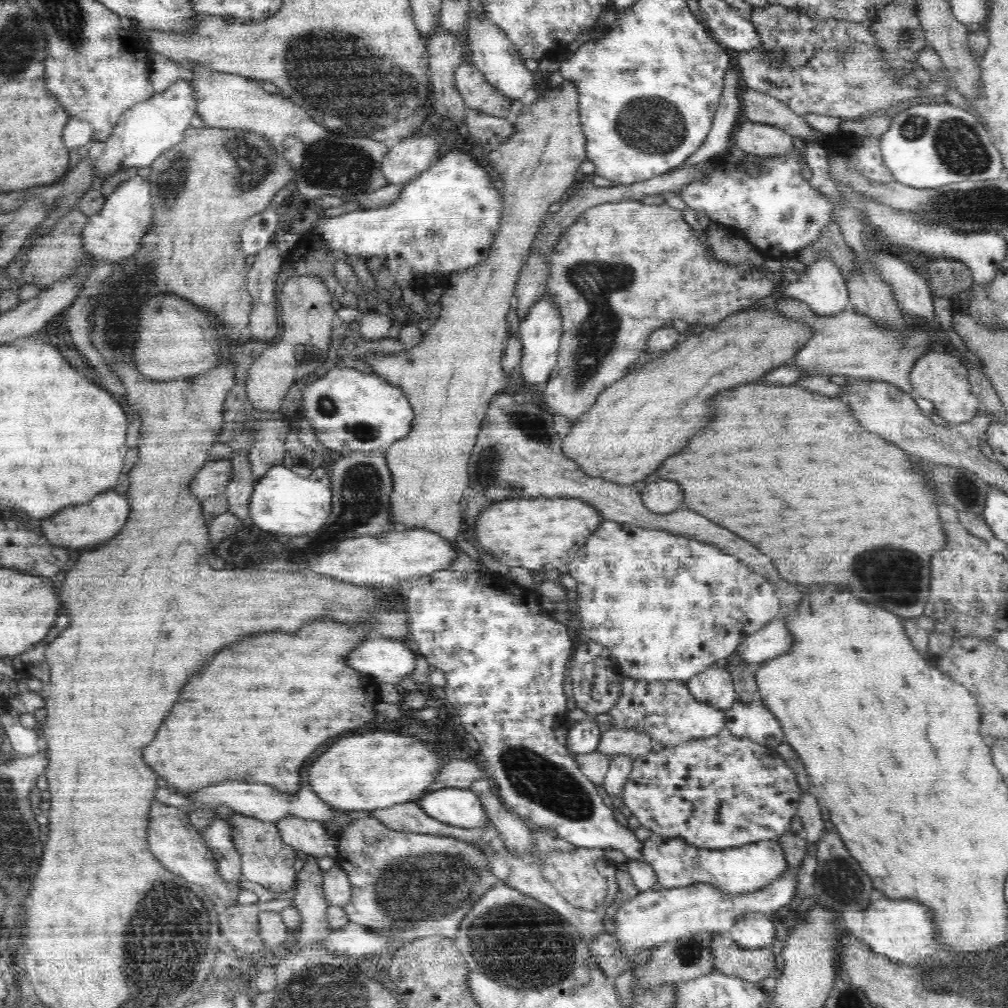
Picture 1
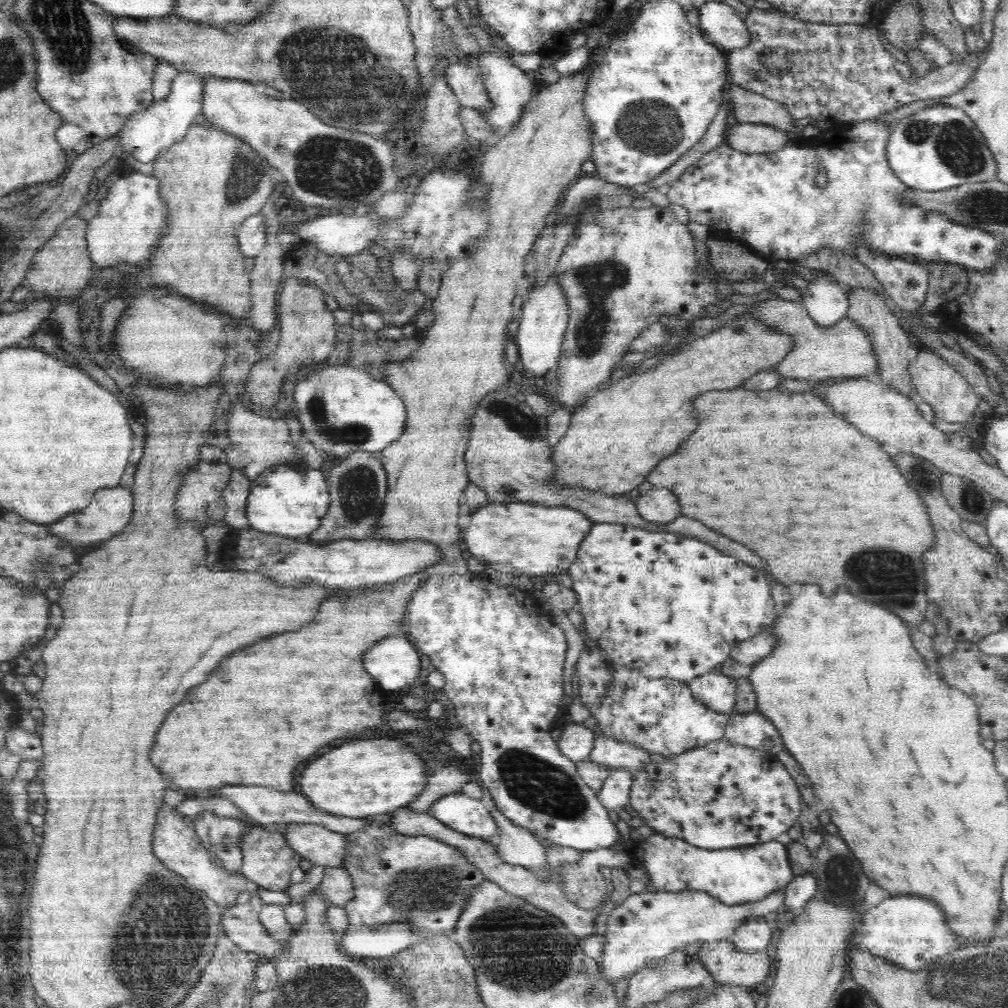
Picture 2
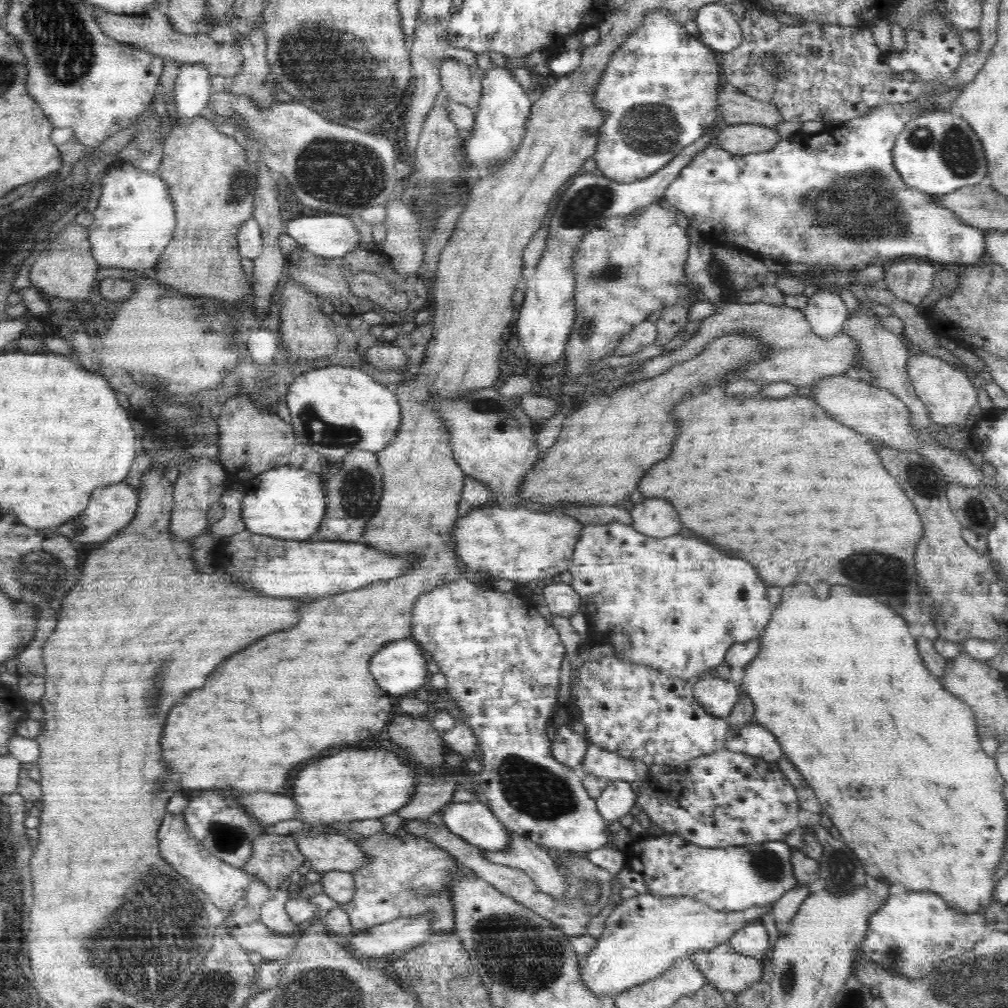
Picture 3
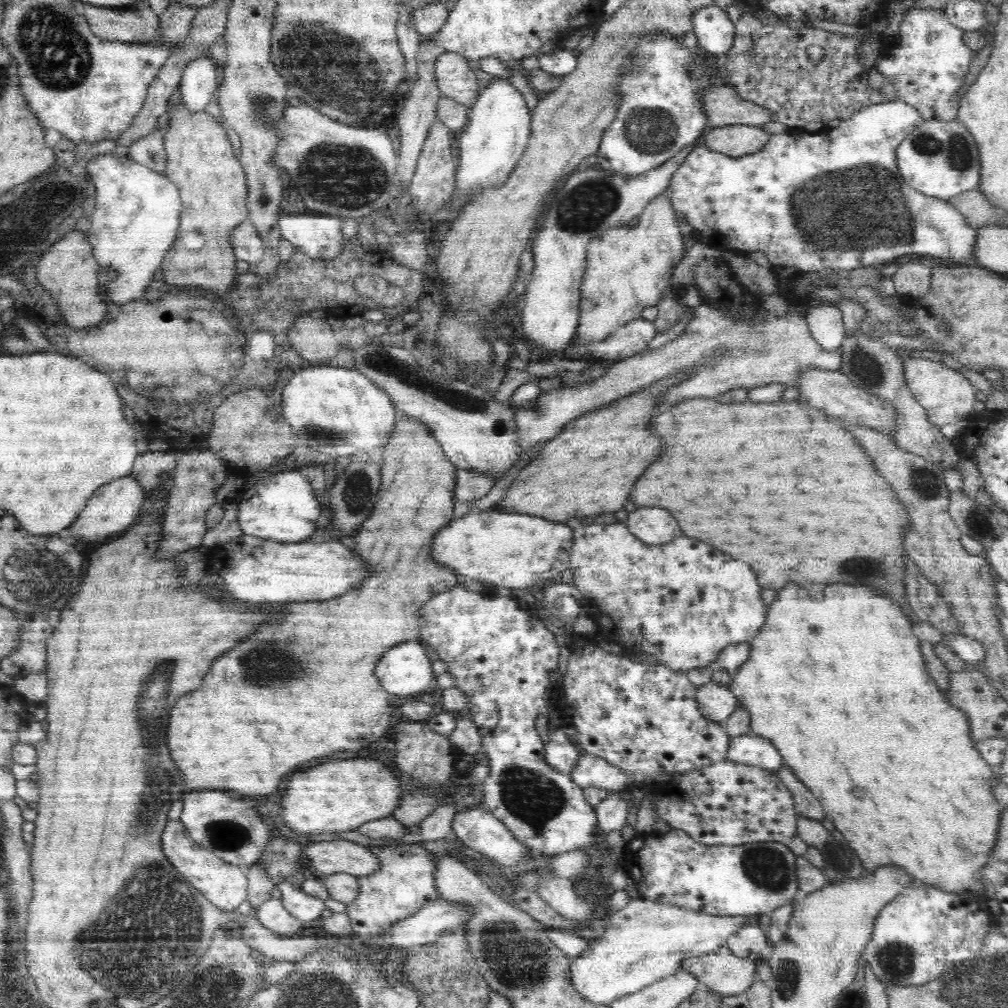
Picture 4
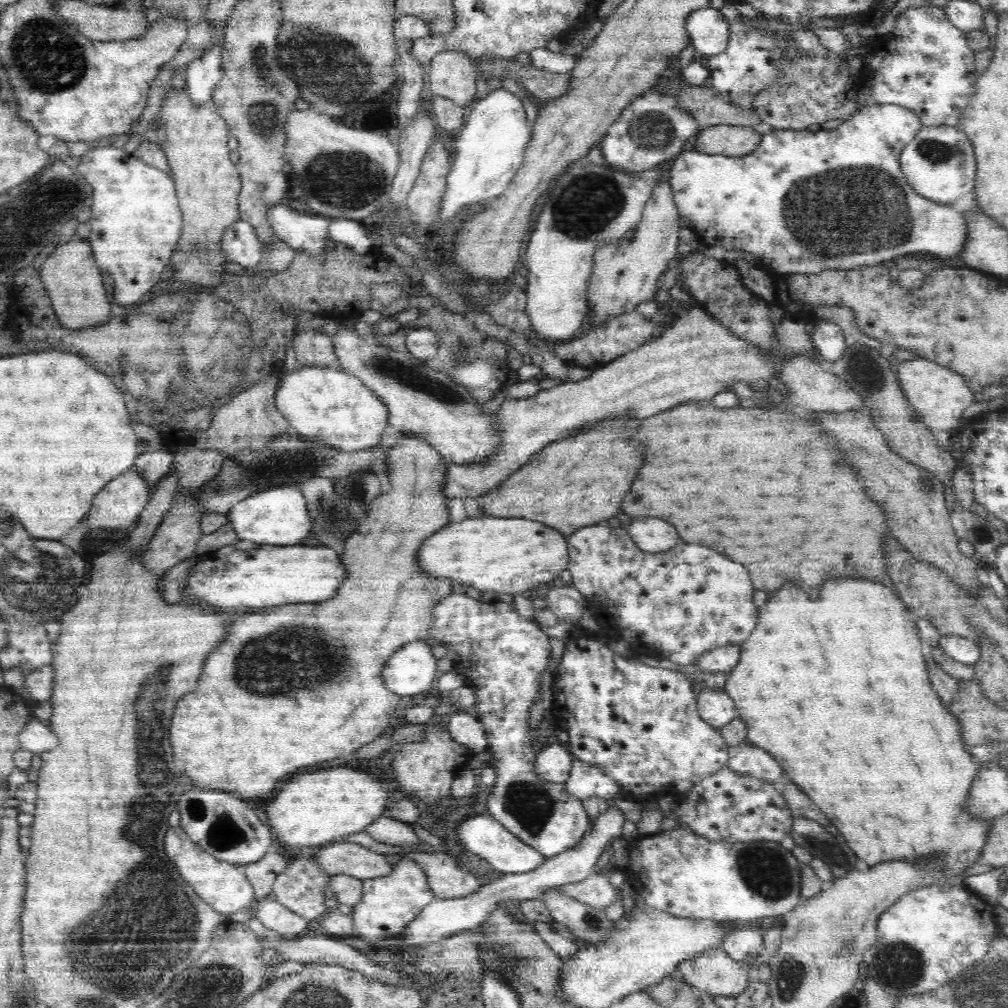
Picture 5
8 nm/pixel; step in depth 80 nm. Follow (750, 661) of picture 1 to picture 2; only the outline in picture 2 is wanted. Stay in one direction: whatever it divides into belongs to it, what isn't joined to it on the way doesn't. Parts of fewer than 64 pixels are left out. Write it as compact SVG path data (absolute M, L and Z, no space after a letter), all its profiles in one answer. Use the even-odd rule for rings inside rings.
M768 627L760 634L756 634L754 638L734 646L729 658L735 660L737 664L731 677L734 680L740 677L747 678L756 662L764 660L770 652L774 652L773 648L776 643L777 640L773 635L773 630L771 630L771 627Z

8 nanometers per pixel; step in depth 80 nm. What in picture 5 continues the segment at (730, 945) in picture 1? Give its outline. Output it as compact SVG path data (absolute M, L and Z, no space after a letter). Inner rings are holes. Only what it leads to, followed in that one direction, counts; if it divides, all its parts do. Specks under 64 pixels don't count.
M712 948L677 964L675 975L710 996L732 996L746 988L751 961L732 960L727 952Z

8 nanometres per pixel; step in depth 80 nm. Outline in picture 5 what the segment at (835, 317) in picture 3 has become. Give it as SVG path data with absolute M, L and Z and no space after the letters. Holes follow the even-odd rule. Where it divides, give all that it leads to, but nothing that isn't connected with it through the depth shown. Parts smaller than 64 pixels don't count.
M814 319L812 323L814 330L811 339L817 352L823 356L823 360L826 360L828 365L840 360L846 350L840 327L826 320Z

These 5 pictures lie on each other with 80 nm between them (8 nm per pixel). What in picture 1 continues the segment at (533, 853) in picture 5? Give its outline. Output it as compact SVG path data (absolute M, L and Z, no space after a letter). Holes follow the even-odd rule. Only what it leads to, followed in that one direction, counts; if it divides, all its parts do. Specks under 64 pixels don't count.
M438 788L420 798L426 814L460 828L482 828L489 820L479 796L469 788Z

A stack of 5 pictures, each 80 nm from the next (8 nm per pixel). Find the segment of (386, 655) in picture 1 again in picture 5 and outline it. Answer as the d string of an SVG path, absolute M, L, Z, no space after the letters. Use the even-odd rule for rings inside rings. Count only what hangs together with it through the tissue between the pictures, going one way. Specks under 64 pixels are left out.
M414 641L398 648L382 670L386 688L400 696L414 696L435 687L440 672L433 647L427 641Z

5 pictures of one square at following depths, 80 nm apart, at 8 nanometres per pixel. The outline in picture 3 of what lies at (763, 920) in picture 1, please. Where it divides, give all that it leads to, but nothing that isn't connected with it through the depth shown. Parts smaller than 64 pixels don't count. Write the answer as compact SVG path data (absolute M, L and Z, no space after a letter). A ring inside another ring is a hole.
M761 920L746 923L746 926L738 929L728 941L738 954L756 956L761 959L765 958L765 954L770 948L768 933Z

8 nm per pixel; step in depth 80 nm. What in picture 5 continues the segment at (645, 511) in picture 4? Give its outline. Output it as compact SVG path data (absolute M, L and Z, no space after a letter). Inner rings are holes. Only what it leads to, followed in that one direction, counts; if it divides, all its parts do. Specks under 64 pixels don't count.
M646 518L646 520L634 520L628 527L630 539L637 544L642 553L669 552L678 544L678 534L674 526L658 520L658 518Z

